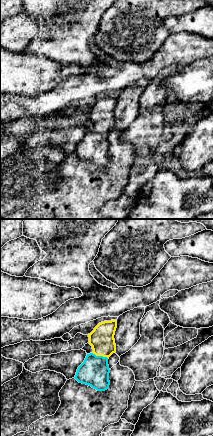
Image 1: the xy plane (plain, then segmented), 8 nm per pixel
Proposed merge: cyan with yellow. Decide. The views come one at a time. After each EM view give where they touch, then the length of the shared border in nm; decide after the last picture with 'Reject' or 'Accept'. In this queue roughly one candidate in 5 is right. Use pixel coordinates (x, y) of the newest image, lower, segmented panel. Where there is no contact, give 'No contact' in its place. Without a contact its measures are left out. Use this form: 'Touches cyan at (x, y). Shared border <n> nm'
Touches cyan at (100, 356). Shared border 140 nm

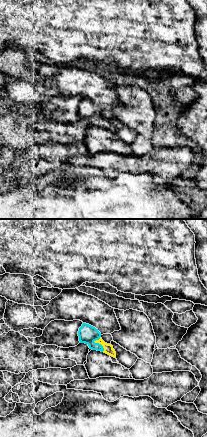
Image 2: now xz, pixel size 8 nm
Touches cyan at (98, 343). Shared border 130 nm

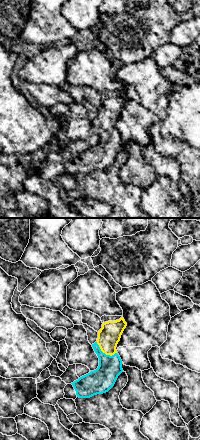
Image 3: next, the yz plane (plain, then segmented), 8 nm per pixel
Touches cyan at (104, 353). Shared border 190 nm

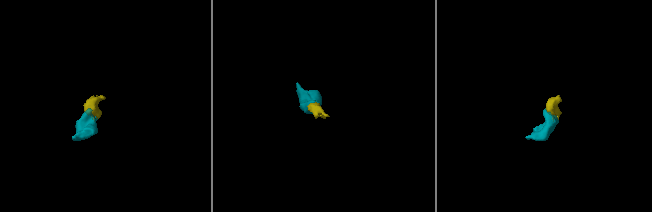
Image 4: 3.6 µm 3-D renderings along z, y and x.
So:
Accept

